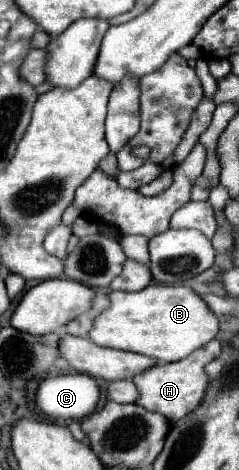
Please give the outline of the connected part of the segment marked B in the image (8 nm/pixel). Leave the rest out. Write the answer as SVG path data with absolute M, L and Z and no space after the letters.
M149 285L137 293L111 291L109 301L109 309L95 317L89 339L101 347L141 353L161 363L183 359L193 353L193 349L209 343L219 329L217 317L191 287Z

